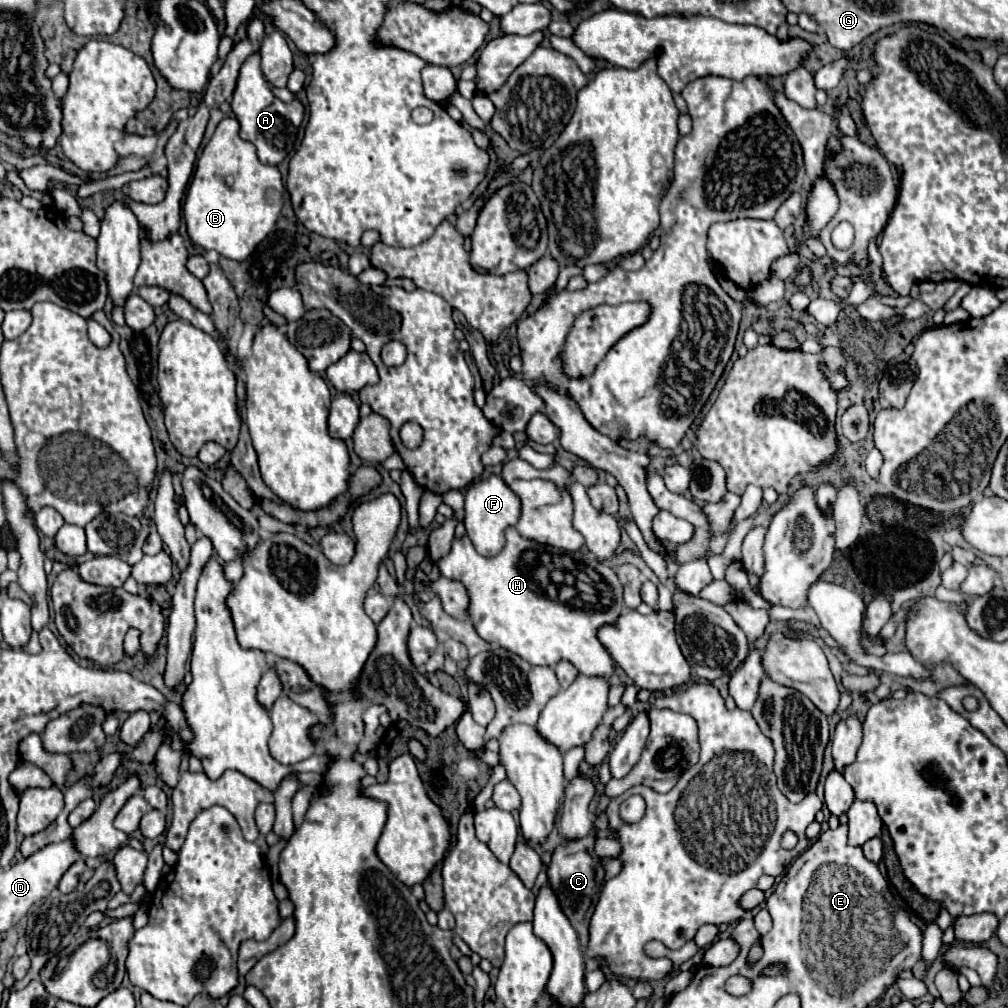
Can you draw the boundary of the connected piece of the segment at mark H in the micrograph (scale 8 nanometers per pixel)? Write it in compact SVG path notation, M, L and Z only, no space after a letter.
M510 526L510 528L506 530L506 544L504 544L504 548L502 548L500 554L496 554L496 556L492 556L492 558L484 558L484 556L480 556L480 554L474 550L470 538L468 538L468 536L462 536L462 538L454 538L454 540L452 540L450 552L448 552L446 556L442 556L436 564L438 564L438 570L440 570L440 574L442 574L444 578L448 578L448 580L458 580L458 582L462 582L462 584L466 586L468 598L470 598L468 618L470 618L470 622L474 624L474 630L478 632L478 636L480 636L482 640L486 640L486 642L490 642L490 644L494 642L494 644L502 646L504 650L510 650L510 652L518 654L520 658L524 658L524 660L530 662L532 666L556 666L558 660L570 660L570 662L578 668L578 672L580 672L580 674L586 674L586 676L610 676L610 674L614 672L612 658L610 658L610 654L606 652L606 648L600 644L600 640L598 640L598 636L596 636L596 630L598 630L602 624L606 624L606 622L614 622L614 620L624 612L626 606L624 606L624 600L622 600L622 586L620 586L620 580L618 580L616 572L614 572L612 568L604 566L600 560L596 560L594 554L580 552L580 550L578 550L578 552L568 552L568 550L562 550L562 548L538 544L538 542L534 542L534 540L522 538L522 536L516 532L516 528Z

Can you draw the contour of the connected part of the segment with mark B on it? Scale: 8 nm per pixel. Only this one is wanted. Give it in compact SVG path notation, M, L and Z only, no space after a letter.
M224 118L202 156L184 198L184 220L194 246L216 250L220 256L244 262L254 248L274 230L284 206L282 176L276 166L262 164L256 156L256 146L240 138L236 118Z

